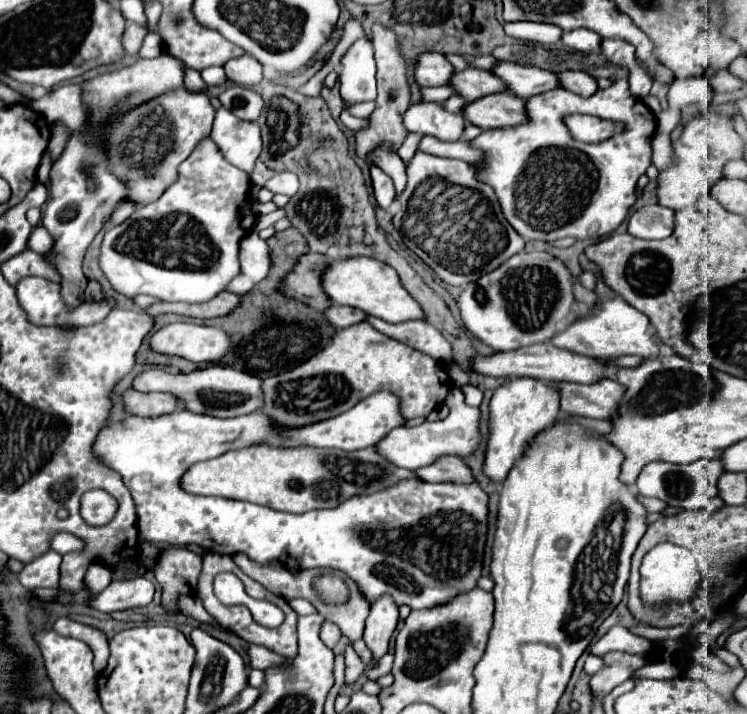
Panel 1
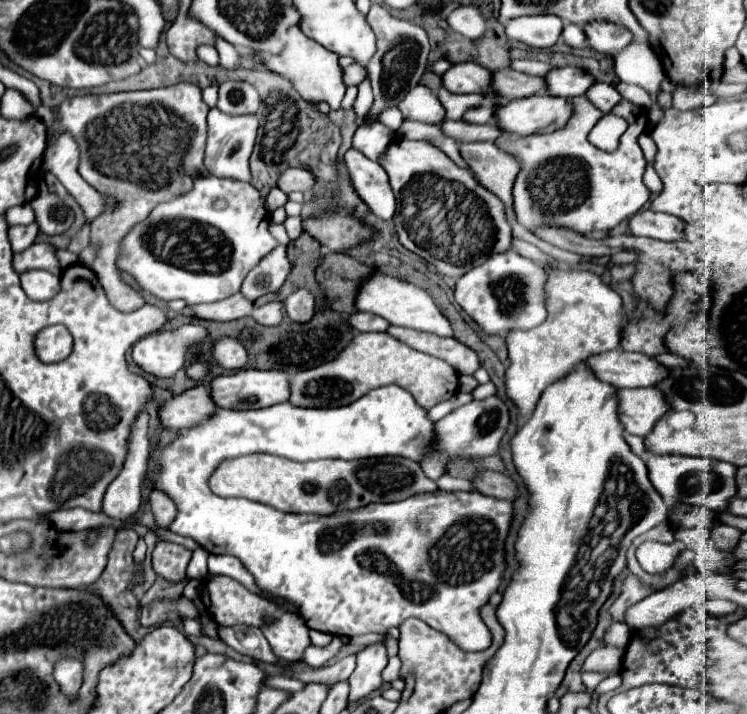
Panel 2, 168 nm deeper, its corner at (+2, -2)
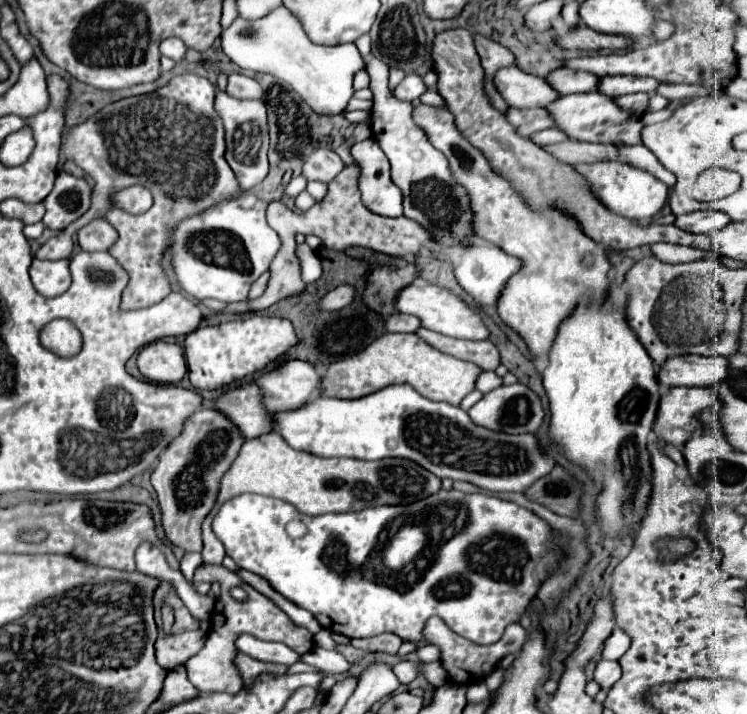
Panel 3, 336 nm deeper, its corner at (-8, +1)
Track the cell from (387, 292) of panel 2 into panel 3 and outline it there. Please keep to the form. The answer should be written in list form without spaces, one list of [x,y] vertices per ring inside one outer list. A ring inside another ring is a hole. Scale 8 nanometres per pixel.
[[[414,281],[414,283],[406,285],[406,289],[402,289],[402,293],[398,295],[398,301],[394,305],[398,305],[400,313],[416,315],[420,319],[422,327],[426,327],[430,331],[450,335],[450,337],[458,337],[458,339],[476,339],[476,341],[482,341],[488,337],[488,329],[482,323],[480,315],[476,311],[472,311],[462,299],[452,295],[444,287],[430,285],[424,281]]]

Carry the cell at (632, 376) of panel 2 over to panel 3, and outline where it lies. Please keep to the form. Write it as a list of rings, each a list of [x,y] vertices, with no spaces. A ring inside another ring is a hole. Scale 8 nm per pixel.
[[[678,355],[668,357],[658,371],[658,383],[666,387],[712,387],[728,375],[726,357]]]

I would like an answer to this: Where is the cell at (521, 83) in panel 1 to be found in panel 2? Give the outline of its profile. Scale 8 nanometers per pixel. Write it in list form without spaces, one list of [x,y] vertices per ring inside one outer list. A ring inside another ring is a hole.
[[[554,68],[546,74],[548,80],[548,92],[554,96],[574,98],[574,96],[586,96],[588,88],[596,82],[590,72],[584,68]]]

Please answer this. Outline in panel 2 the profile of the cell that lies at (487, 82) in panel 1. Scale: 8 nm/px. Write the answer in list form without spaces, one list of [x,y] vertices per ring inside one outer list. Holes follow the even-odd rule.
[[[516,70],[496,72],[496,88],[500,88],[500,92],[504,94],[518,94],[518,96],[508,96],[508,100],[548,94],[548,84],[544,76],[530,76],[530,74],[516,72]]]

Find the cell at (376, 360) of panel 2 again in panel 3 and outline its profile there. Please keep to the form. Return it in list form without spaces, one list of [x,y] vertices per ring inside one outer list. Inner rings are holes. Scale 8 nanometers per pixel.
[[[384,333],[378,337],[378,341],[372,341],[366,349],[362,349],[362,353],[330,365],[320,381],[320,395],[336,399],[358,399],[394,383],[408,383],[428,399],[460,405],[460,401],[474,389],[476,377],[480,373],[482,369],[474,363],[440,353],[412,333]]]

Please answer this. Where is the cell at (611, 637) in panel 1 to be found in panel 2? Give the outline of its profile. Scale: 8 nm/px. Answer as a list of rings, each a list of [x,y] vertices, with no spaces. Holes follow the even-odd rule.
[[[600,646],[594,650],[586,662],[582,664],[584,672],[600,672],[600,674],[616,674],[622,664],[624,650],[622,648],[610,648],[610,646]]]

